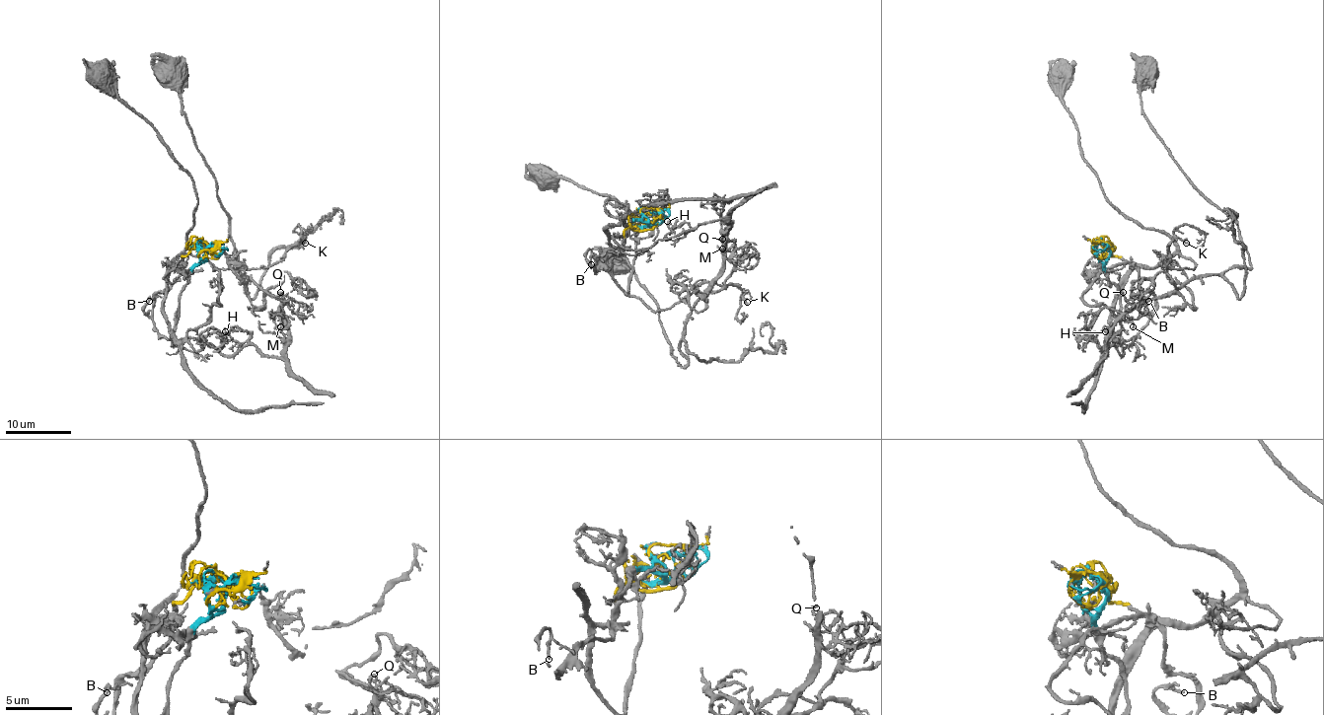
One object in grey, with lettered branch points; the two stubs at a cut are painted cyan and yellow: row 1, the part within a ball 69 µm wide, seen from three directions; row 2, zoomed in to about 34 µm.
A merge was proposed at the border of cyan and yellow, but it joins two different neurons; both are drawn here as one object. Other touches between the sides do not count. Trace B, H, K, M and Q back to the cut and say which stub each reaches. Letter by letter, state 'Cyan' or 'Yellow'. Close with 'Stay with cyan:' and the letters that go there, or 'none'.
B: Yellow
H: Cyan
K: Yellow
M: Cyan
Q: Cyan
Stay with cyan: H, M, Q

